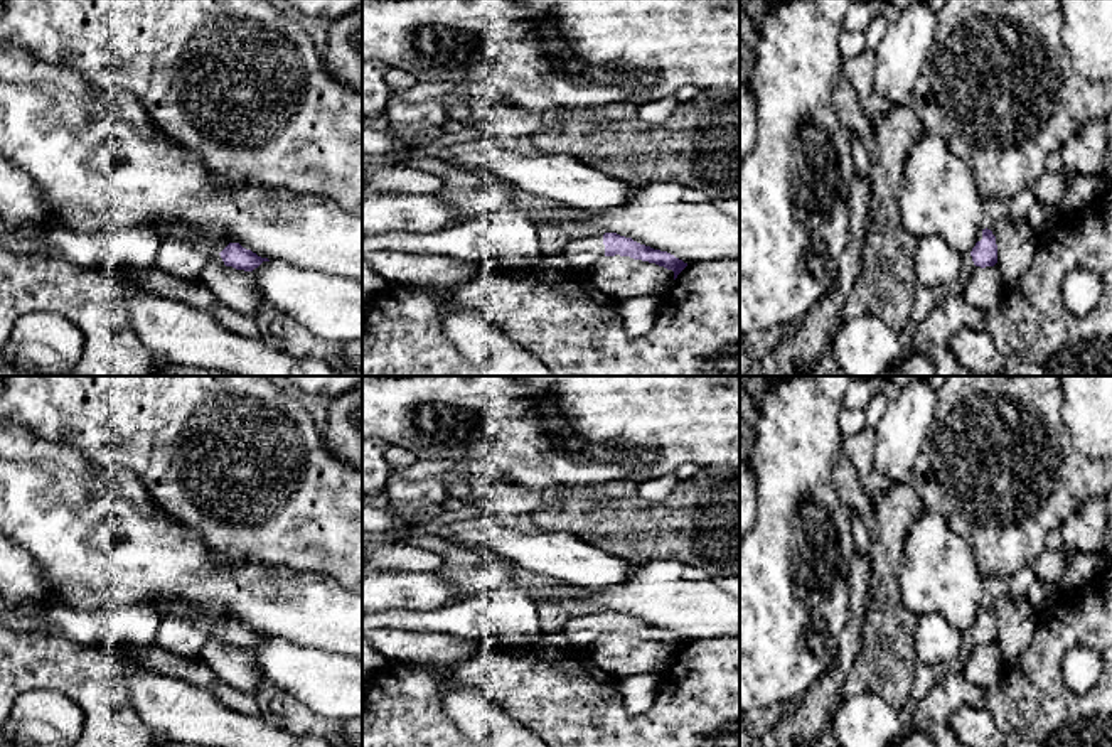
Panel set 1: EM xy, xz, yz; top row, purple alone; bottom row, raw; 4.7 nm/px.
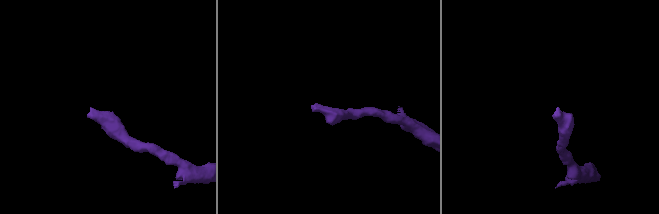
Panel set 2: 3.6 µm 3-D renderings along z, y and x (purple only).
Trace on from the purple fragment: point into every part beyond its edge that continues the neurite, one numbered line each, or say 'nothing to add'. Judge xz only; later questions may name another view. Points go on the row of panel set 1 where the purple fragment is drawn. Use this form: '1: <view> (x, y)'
1: xz (583, 250)

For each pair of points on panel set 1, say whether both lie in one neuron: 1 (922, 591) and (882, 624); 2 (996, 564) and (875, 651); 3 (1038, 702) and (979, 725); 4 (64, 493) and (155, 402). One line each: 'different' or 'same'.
1: different
2: different
3: different
4: different

